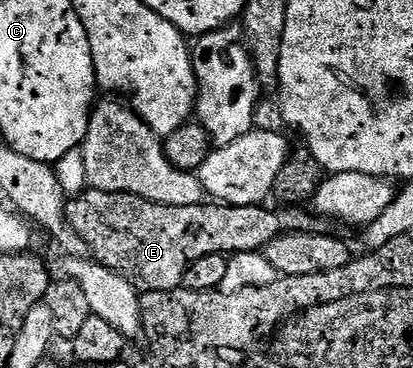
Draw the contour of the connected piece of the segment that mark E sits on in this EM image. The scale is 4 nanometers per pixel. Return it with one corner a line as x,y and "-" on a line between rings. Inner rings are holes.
87,188
67,200
66,217
70,226
96,250
97,260
130,281
137,290
171,293
181,286
188,267
196,259
204,259
204,255
256,253
284,233
327,232
327,222
305,208
282,207
279,213
266,208
265,204
221,203
172,207
136,195

